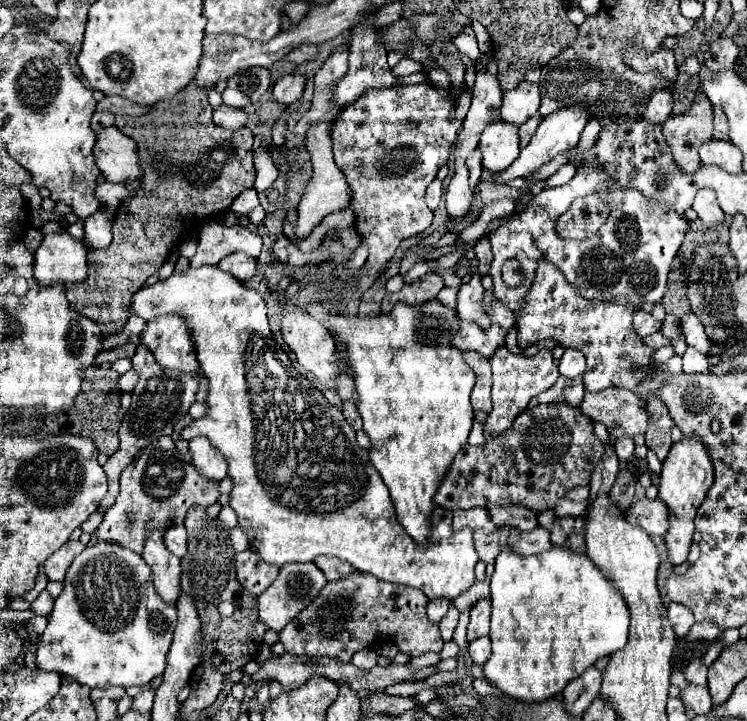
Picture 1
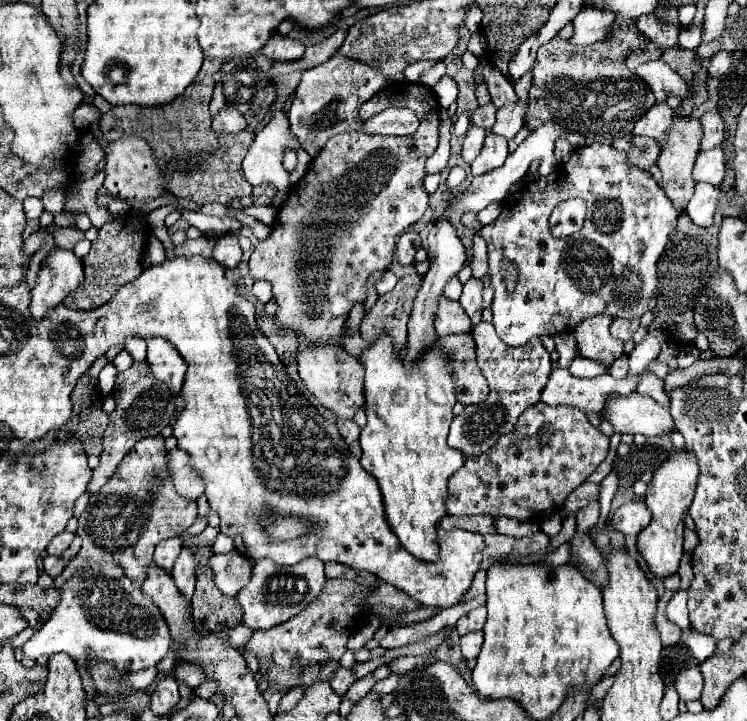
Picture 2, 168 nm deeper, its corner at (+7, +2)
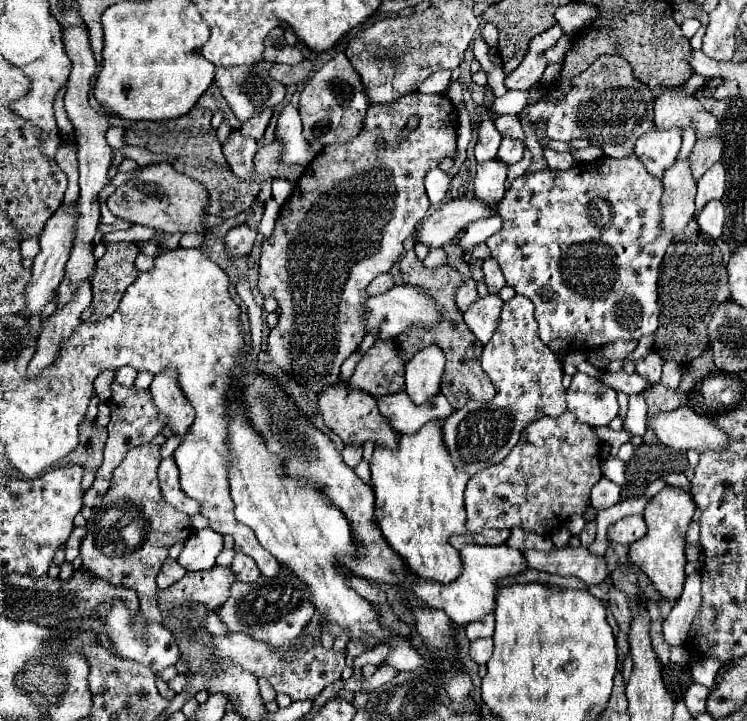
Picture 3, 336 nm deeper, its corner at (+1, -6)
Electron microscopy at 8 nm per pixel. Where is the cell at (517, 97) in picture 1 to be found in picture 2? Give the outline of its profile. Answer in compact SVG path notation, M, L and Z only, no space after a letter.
M515 101L515 103L507 103L503 107L499 107L497 111L497 121L493 125L493 133L505 137L505 139L513 139L517 135L517 131L525 125L525 113L527 113L527 103Z

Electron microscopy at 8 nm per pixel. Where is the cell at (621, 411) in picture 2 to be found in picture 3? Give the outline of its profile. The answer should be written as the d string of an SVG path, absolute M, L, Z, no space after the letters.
M679 407L649 417L647 427L657 433L657 439L663 445L677 451L721 451L729 445L729 435L713 425L705 415L691 411L691 407Z

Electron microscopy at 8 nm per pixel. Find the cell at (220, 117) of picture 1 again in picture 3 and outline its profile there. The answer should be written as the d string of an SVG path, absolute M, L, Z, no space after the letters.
M233 131L227 143L223 145L223 153L225 153L227 163L231 165L231 171L239 179L247 179L247 181L255 179L255 169L253 169L253 157L257 153L255 139L247 139L239 131Z

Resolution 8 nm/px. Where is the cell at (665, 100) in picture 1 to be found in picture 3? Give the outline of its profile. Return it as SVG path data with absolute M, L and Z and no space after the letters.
M651 129L647 135L637 139L635 157L645 165L645 169L661 179L663 173L675 163L681 149L681 129Z

